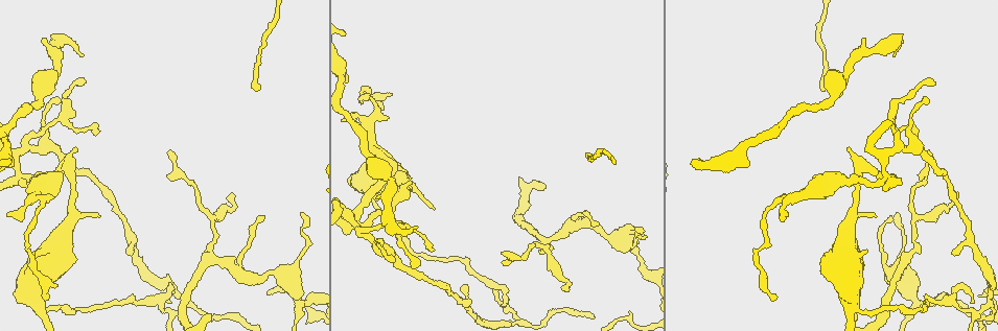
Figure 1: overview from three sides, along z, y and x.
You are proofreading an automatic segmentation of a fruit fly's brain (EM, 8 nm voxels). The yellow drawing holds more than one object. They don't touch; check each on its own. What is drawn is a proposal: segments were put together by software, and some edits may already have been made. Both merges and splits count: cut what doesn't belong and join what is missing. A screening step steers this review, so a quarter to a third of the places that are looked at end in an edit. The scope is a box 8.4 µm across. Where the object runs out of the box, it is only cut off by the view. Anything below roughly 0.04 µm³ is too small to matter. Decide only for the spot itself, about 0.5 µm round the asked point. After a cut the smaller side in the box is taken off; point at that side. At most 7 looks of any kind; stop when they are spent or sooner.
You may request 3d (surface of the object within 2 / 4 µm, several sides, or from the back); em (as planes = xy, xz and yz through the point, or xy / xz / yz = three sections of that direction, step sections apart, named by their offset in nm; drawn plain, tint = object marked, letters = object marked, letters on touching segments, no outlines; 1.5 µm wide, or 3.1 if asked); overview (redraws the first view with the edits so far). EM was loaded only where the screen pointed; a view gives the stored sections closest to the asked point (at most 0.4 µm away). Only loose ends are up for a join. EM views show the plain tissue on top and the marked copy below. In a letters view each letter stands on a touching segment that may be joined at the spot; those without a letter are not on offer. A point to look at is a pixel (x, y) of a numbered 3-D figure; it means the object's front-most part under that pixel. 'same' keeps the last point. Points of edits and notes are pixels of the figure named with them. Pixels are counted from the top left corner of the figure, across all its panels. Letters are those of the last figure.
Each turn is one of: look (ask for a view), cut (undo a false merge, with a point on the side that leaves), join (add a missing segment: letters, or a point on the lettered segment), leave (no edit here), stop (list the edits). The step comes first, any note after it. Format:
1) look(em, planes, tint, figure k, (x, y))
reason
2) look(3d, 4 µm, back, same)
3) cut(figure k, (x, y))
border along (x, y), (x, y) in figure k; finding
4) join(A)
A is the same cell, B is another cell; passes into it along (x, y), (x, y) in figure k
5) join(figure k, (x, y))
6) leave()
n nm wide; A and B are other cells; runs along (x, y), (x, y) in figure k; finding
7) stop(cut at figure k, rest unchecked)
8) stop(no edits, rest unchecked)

look(em, planes, letters, figure 1, (889, 178))
sharp bend

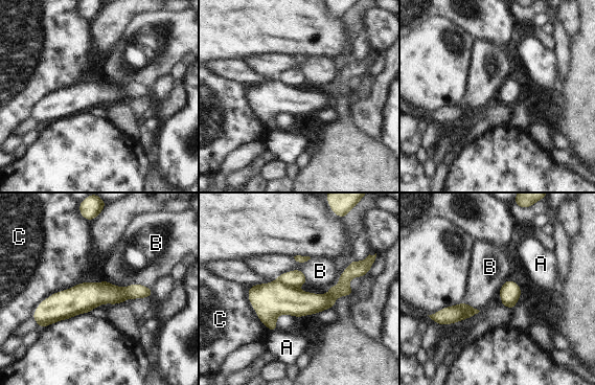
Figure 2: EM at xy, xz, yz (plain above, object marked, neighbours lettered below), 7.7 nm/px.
cut(figure 2, (294, 278))
A, B and C are other cells; two neurons meet here

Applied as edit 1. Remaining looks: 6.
look(3d, 4 µm, figure 1, (499, 289))
long arm stops here

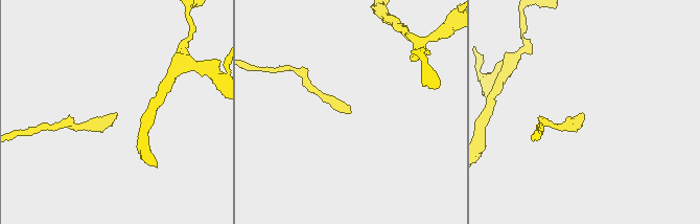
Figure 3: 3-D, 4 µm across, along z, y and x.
look(em, xz, step 8, letters, figure 3, (582, 114))
need the tissue

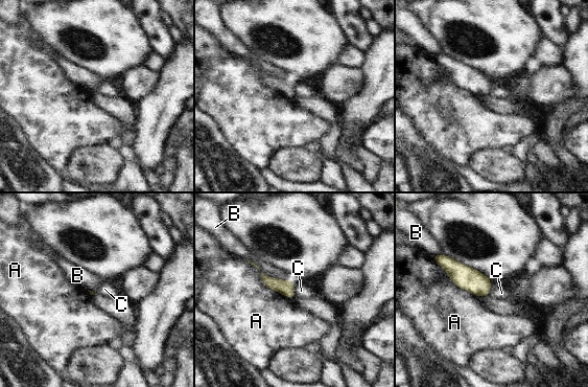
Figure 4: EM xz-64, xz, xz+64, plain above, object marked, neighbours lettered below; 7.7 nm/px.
leave()
A, B and C are other cells; border along (430, 256), (456, 286), (480, 297) in figure 4; none of them fits

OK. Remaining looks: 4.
look(em, yz, step 4, tint, figure 1, (298, 301))
thick turns thin

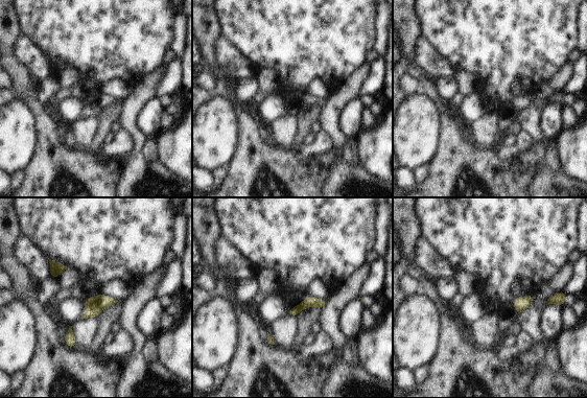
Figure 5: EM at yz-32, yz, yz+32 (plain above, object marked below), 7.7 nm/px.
look(em, planes, tint, same)

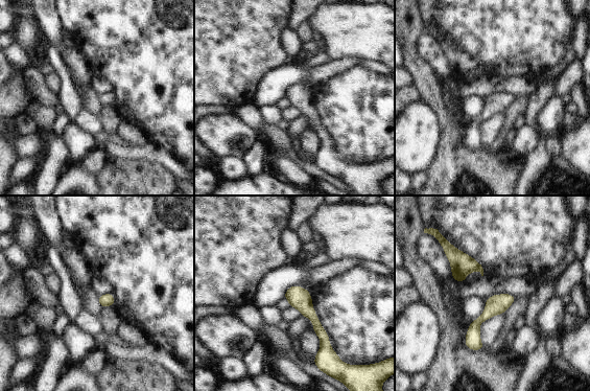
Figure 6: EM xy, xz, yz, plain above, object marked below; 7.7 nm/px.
look(em, planes, letters, same)

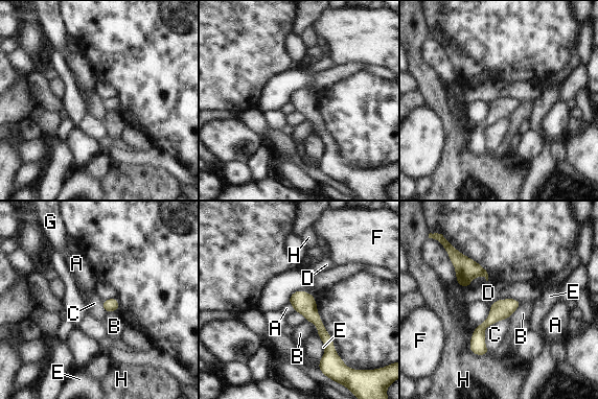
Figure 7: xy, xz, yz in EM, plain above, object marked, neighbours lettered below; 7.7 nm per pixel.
leave()
A, B, C, D, E, F, G and H are other cells; all the same neuron

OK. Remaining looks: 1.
stop(cut at figure 2, rest unchecked)

